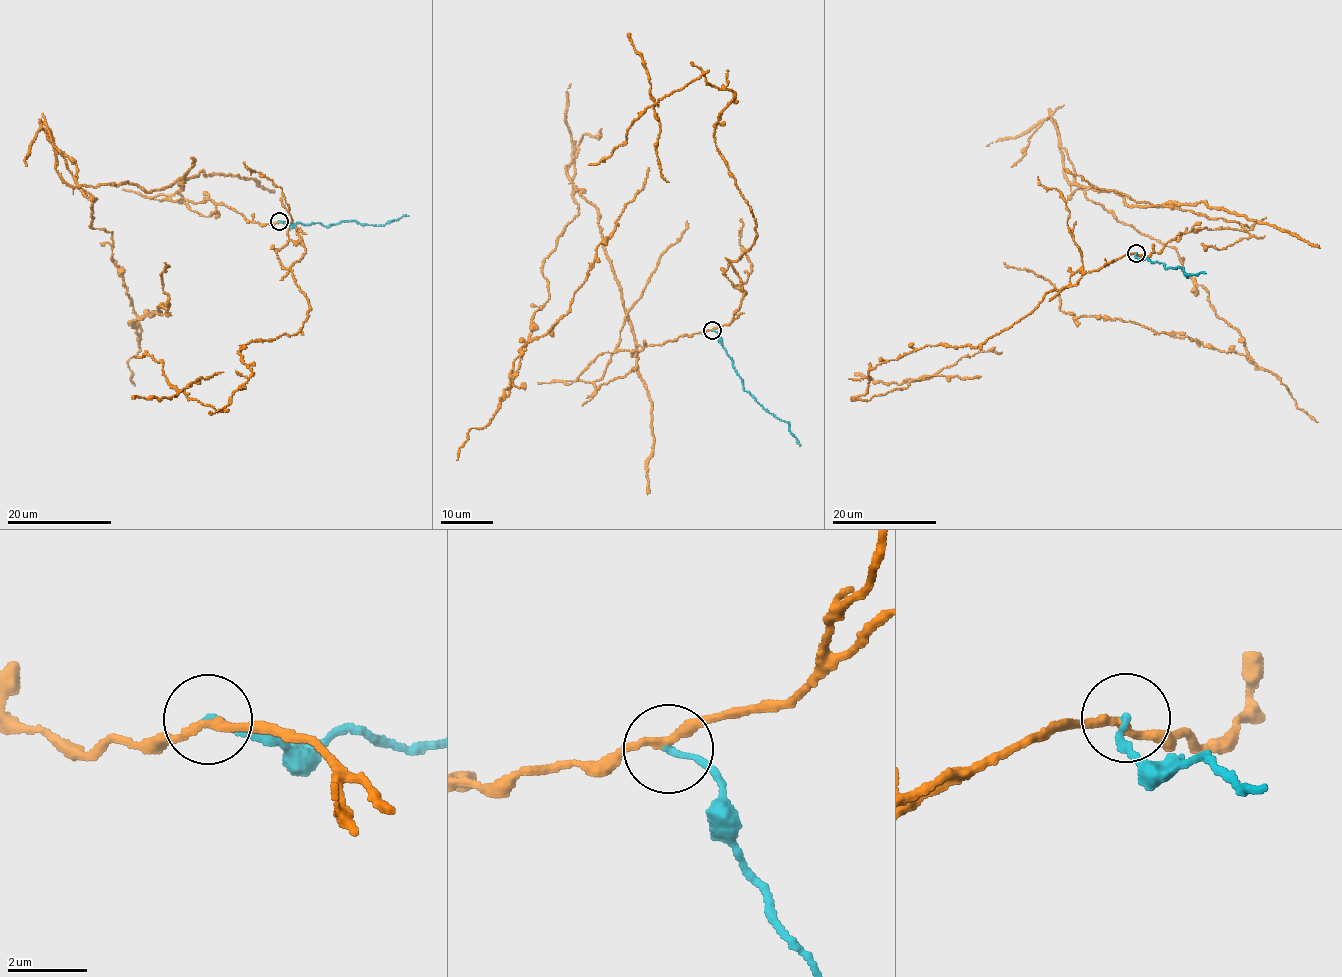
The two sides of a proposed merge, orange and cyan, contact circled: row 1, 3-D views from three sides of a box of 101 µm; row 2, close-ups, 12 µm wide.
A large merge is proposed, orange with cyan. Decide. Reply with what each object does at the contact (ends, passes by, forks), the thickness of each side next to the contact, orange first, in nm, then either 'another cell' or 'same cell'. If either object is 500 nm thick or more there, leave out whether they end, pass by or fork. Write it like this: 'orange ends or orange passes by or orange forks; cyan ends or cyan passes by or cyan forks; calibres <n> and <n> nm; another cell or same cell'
orange passes by; cyan ends; calibres 190 and 150 nm; another cell

